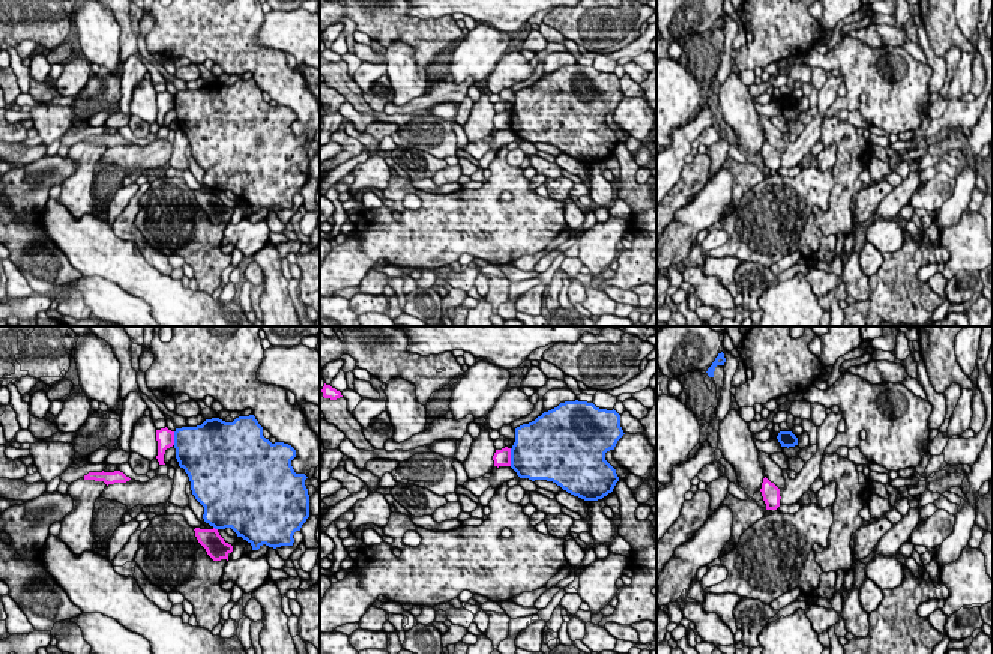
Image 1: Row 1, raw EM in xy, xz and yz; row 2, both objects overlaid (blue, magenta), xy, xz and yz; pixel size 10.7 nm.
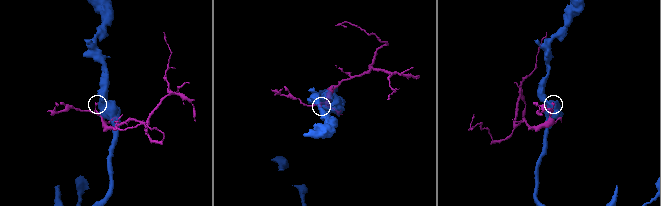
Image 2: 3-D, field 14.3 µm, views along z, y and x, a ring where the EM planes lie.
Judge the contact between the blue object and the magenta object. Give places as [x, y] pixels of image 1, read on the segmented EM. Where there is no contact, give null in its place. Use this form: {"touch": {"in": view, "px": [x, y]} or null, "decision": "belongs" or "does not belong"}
{"touch": {"in": "xz", "px": [511, 457]}, "decision": "does not belong"}

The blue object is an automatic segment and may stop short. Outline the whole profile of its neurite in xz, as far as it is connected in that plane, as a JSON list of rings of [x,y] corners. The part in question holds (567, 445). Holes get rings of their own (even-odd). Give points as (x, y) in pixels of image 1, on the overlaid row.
[[[565,401],[515,428],[511,468],[520,478],[553,481],[574,496],[598,501],[619,481],[605,453],[623,434],[614,409]]]

